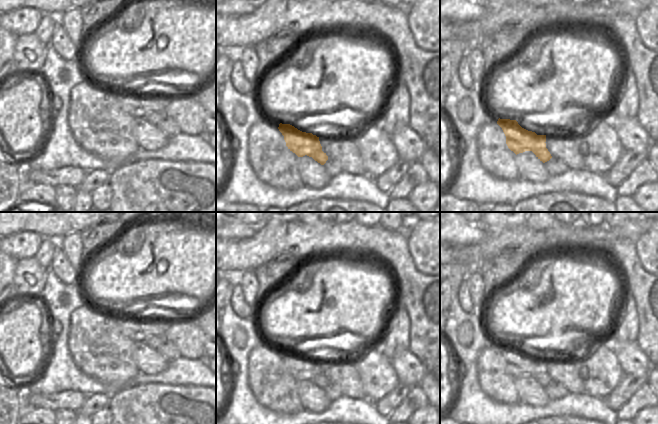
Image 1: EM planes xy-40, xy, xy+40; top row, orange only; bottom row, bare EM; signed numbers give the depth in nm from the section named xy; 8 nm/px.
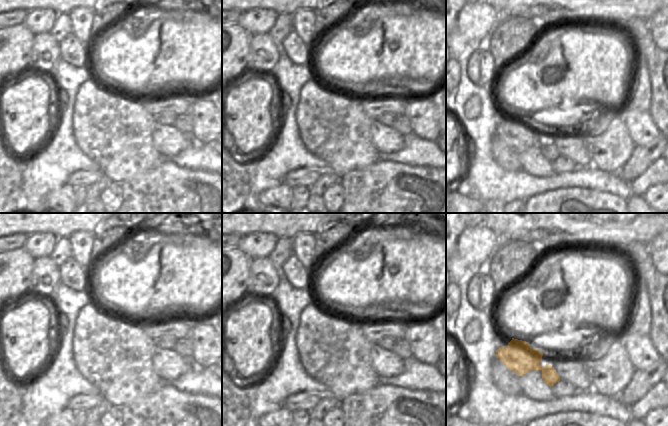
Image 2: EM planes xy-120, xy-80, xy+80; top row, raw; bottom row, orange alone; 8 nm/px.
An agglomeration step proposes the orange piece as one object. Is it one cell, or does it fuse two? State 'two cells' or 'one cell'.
two cells

